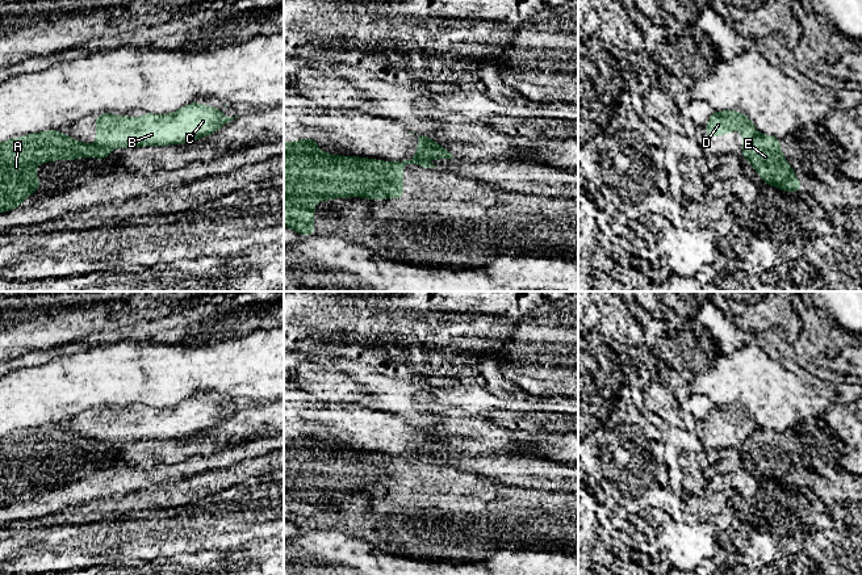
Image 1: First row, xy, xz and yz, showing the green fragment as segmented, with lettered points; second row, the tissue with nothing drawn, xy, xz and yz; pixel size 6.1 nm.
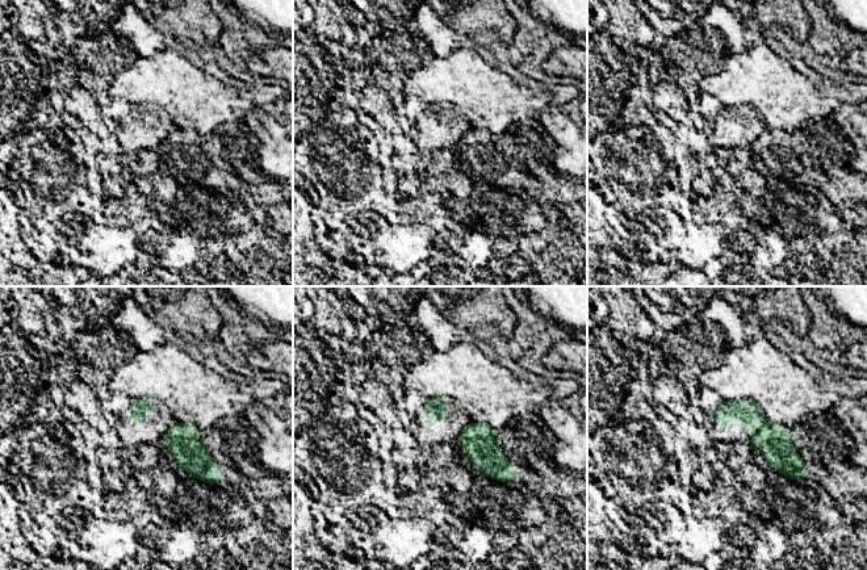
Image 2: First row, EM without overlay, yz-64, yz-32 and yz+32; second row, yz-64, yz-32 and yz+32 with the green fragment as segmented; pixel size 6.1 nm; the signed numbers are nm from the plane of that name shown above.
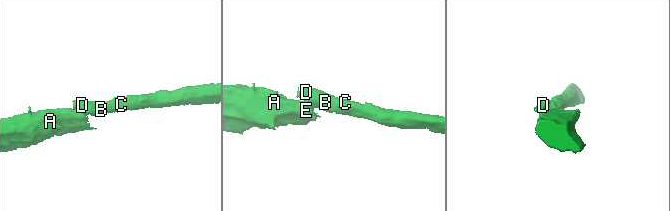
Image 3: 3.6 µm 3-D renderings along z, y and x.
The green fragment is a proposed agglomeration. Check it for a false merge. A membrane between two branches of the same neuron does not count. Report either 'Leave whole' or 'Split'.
Split

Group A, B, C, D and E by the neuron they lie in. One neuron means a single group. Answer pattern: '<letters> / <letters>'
A E / B C D

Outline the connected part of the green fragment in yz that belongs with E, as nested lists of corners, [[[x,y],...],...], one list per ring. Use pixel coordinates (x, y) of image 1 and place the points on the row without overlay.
[[[757,427],[742,441],[741,448],[745,454],[753,458],[765,478],[784,486],[800,486],[805,480],[796,473],[779,440],[779,432]]]

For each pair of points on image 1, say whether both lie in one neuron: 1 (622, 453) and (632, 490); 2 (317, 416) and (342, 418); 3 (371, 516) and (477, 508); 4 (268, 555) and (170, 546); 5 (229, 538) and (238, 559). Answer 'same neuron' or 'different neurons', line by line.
1: same neuron
2: same neuron
3: same neuron
4: different neurons
5: different neurons

